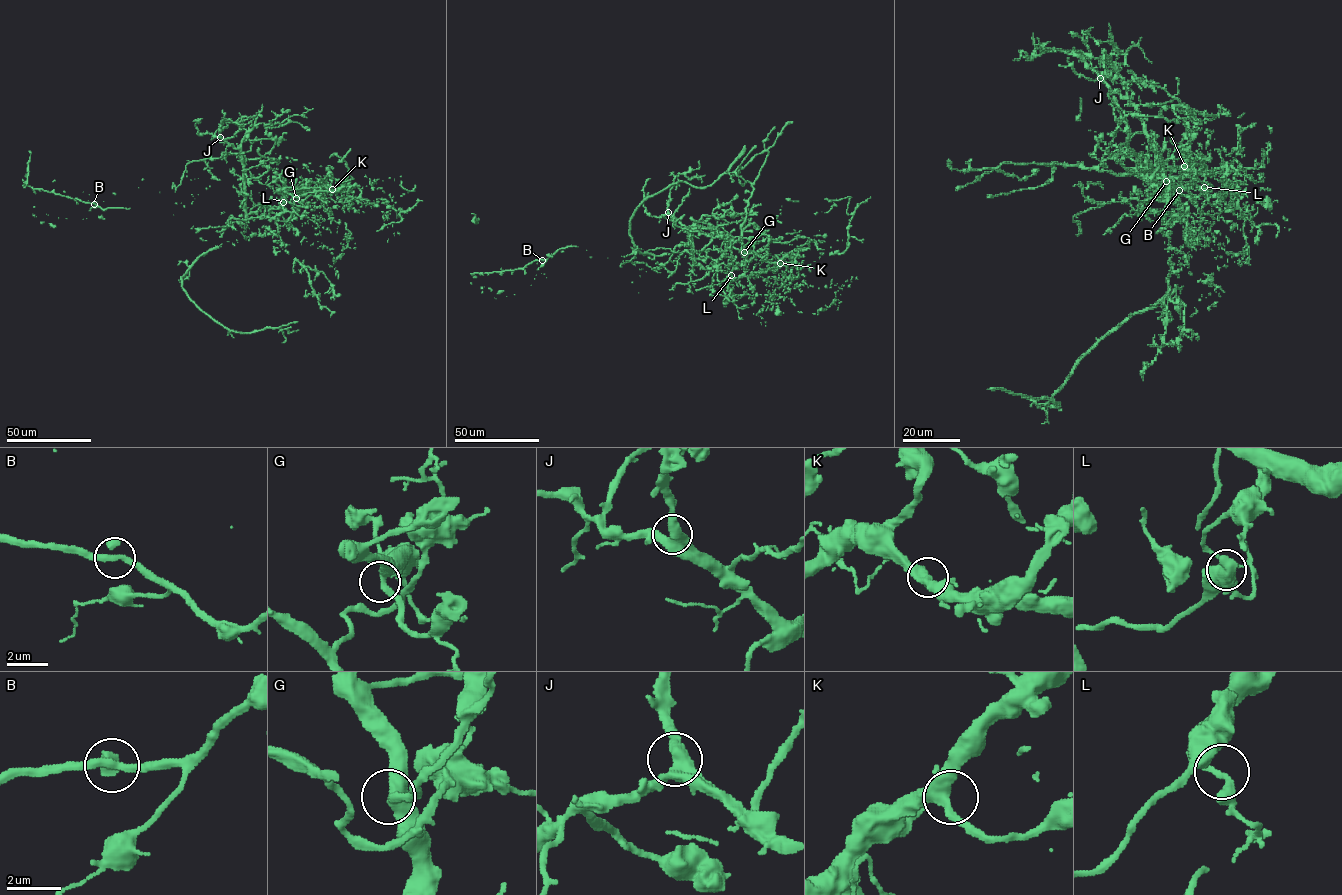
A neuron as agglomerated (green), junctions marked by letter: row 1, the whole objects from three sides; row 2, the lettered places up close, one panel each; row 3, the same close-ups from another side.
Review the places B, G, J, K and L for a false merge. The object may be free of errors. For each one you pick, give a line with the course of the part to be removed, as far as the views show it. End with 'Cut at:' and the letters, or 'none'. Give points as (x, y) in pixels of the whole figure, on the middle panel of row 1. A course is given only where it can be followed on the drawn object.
B: foreign part runs (542, 260), (515, 270), (471, 274)
Cut at: B

